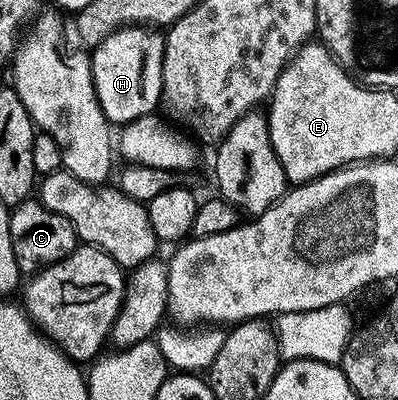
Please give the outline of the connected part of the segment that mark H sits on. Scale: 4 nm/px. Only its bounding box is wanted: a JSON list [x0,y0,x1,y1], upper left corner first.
[90,27,166,127]

